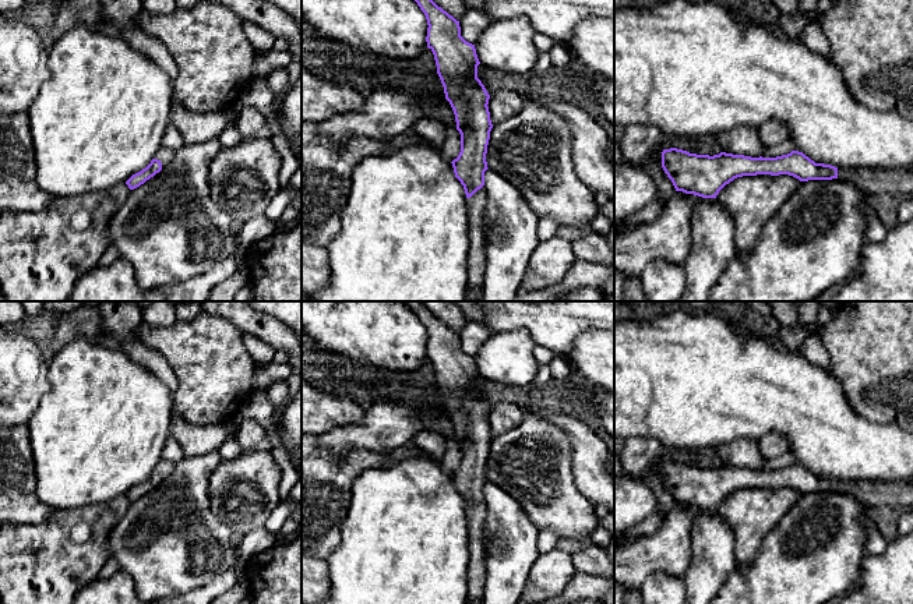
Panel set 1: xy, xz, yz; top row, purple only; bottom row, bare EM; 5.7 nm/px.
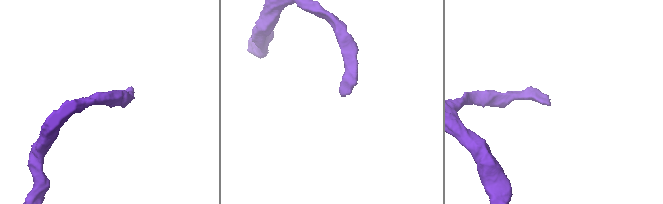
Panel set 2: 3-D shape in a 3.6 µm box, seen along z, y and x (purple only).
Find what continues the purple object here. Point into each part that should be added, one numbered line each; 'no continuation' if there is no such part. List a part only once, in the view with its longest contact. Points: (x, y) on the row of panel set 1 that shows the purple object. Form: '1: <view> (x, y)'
1: xz (476, 261)

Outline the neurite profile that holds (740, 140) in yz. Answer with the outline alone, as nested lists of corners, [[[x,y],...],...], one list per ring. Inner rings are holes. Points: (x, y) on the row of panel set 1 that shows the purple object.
[[[736,126],[716,134],[722,152],[759,158],[765,152],[761,144],[759,131],[754,127]]]

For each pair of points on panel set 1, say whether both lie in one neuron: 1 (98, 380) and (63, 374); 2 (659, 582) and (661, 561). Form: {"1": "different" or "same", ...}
{"1": "same", "2": "different"}

